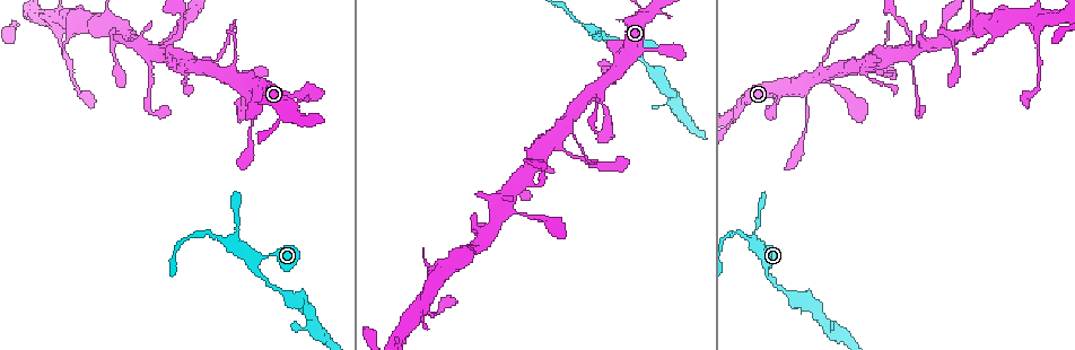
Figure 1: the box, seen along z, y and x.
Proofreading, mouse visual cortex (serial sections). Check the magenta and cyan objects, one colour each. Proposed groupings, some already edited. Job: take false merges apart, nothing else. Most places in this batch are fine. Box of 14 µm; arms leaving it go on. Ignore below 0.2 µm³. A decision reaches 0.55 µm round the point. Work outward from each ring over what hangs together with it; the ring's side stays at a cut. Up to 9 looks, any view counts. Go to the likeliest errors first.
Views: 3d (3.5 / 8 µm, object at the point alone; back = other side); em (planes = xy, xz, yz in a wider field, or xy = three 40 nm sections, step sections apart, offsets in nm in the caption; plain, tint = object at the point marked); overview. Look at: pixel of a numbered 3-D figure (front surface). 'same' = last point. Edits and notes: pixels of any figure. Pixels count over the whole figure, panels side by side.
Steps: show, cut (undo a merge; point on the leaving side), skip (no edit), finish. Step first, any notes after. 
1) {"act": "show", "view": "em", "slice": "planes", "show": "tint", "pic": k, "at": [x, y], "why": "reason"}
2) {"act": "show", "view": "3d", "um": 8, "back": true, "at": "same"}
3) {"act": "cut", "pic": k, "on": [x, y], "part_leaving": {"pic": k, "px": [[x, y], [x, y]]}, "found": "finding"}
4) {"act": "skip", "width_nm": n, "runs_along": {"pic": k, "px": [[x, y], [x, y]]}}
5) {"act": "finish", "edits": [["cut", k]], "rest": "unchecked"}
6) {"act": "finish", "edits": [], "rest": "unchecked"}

{"act": "show", "view": "3d", "um": 8, "pic": 1, "at": [229, 239], "why": "sudden change in width"}

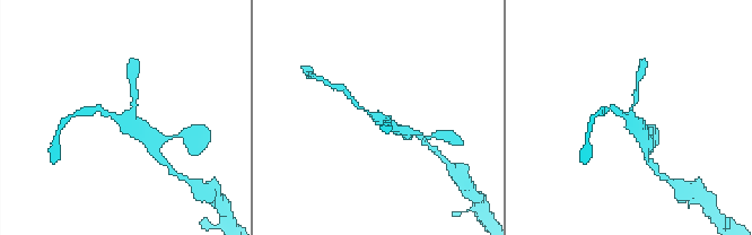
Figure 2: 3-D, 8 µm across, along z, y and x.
{"act": "show", "view": "em", "slice": "planes", "show": "tint", "pic": 2, "at": [376, 115], "why": "shape alone is not enough"}

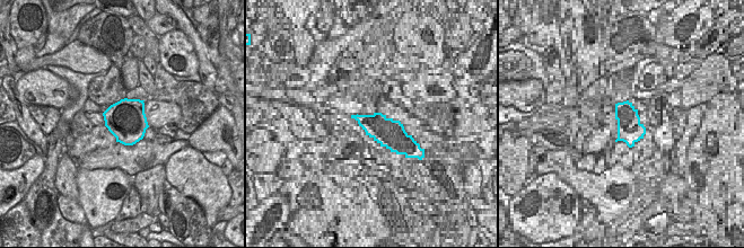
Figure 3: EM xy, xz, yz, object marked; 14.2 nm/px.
{"act": "skip", "runs_along": {"pic": 2, "px": [[400, 131], [361, 109], [351, 98]]}, "found": "all the same cell"}

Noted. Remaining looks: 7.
{"act": "show", "view": "3d", "um": 8, "back": true, "pic": 1, "at": [557, 145], "why": "side arm on a straight run"}

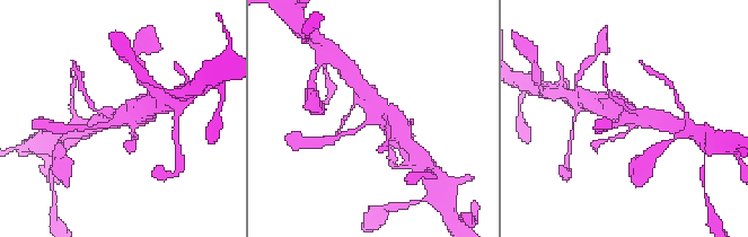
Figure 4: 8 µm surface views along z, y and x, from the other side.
{"act": "show", "view": "em", "slice": "xy", "step": 1, "show": "tint", "pic": 4, "at": [625, 117], "why": "now the EM"}

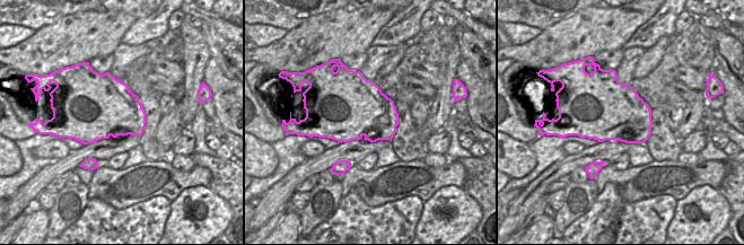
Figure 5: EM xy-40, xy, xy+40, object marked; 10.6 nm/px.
{"act": "skip", "width_nm": 700, "runs_along": {"pic": 4, "px": [[360, 87], [397, 135]]}, "found": "all the same cell"}

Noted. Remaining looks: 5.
{"act": "show", "view": "3d", "um": 3.5, "back": true, "pic": 1, "at": [158, 42], "why": "thin neck"}

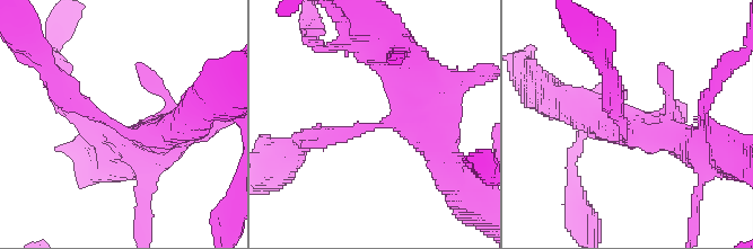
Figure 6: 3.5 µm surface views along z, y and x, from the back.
{"act": "show", "view": "em", "slice": "xy", "step": 5, "show": "tint", "pic": 6, "at": [376, 127], "arm_widths_nm": [250, 500], "why": "need the tissue"}

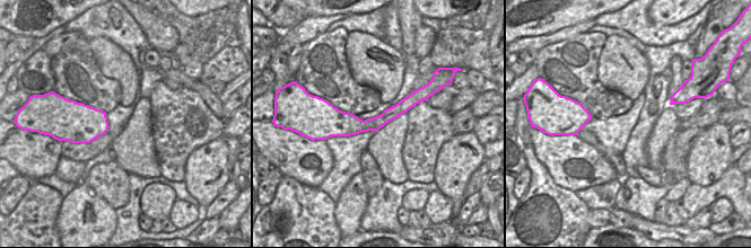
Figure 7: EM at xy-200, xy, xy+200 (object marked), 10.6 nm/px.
{"act": "skip", "runs_along": {"pic": 7, "px": [[420, 97], [374, 124], [330, 115]]}, "found": "all the same cell"}

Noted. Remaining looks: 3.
{"act": "show", "view": "3d", "um": 8, "pic": 1, "at": [789, 291], "why": "sudden change in width"}

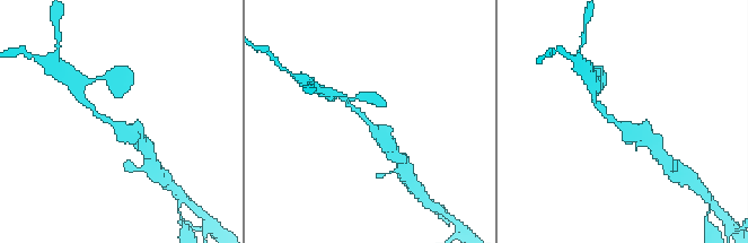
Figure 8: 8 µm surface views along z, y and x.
{"act": "show", "view": "3d", "um": 3.5, "pic": 8, "at": [119, 127], "why": "closer look"}

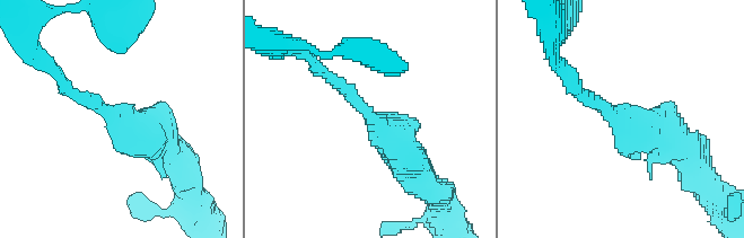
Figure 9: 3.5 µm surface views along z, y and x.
{"act": "show", "view": "em", "slice": "xy", "step": 3, "show": "tint", "pic": 9, "at": [620, 114], "why": "shape alone is not enough"}

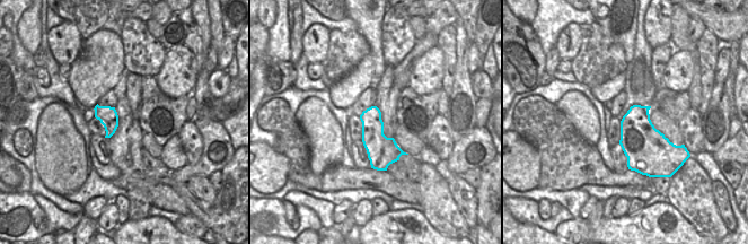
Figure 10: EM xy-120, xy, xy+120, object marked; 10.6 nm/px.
{"act": "skip", "arm_widths_nm": [150, 500], "runs_along": {"pic": 9, "px": [[315, 67], [353, 96], [409, 165]]}, "found": "one cell here"}

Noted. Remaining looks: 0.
{"act": "finish", "edits": [], "rest": "unchecked"}

